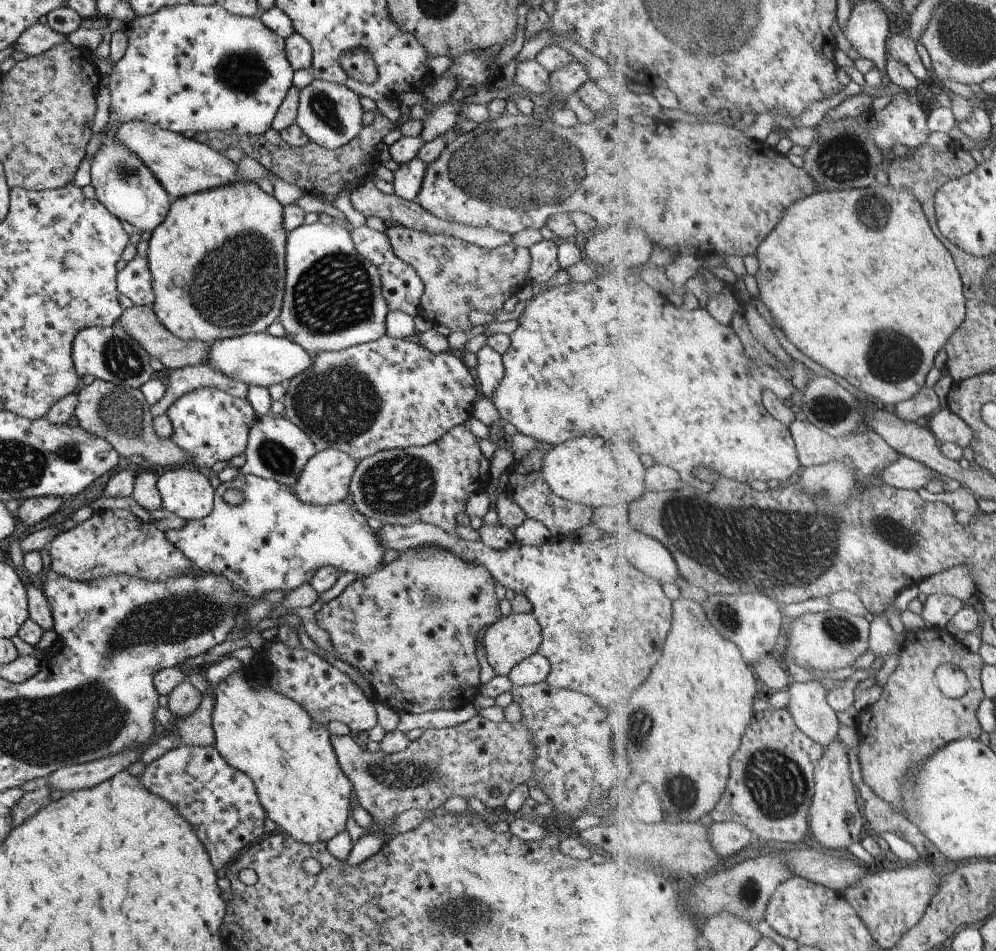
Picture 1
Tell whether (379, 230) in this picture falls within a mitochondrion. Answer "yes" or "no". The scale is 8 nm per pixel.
no

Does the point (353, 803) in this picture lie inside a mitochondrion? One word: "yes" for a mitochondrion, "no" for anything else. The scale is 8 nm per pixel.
no

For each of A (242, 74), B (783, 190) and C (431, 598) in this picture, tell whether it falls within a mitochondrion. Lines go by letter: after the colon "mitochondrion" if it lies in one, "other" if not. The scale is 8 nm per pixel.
A: mitochondrion
B: other
C: mitochondrion

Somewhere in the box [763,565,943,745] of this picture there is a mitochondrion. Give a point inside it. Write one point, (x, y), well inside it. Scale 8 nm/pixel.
(840, 630)

